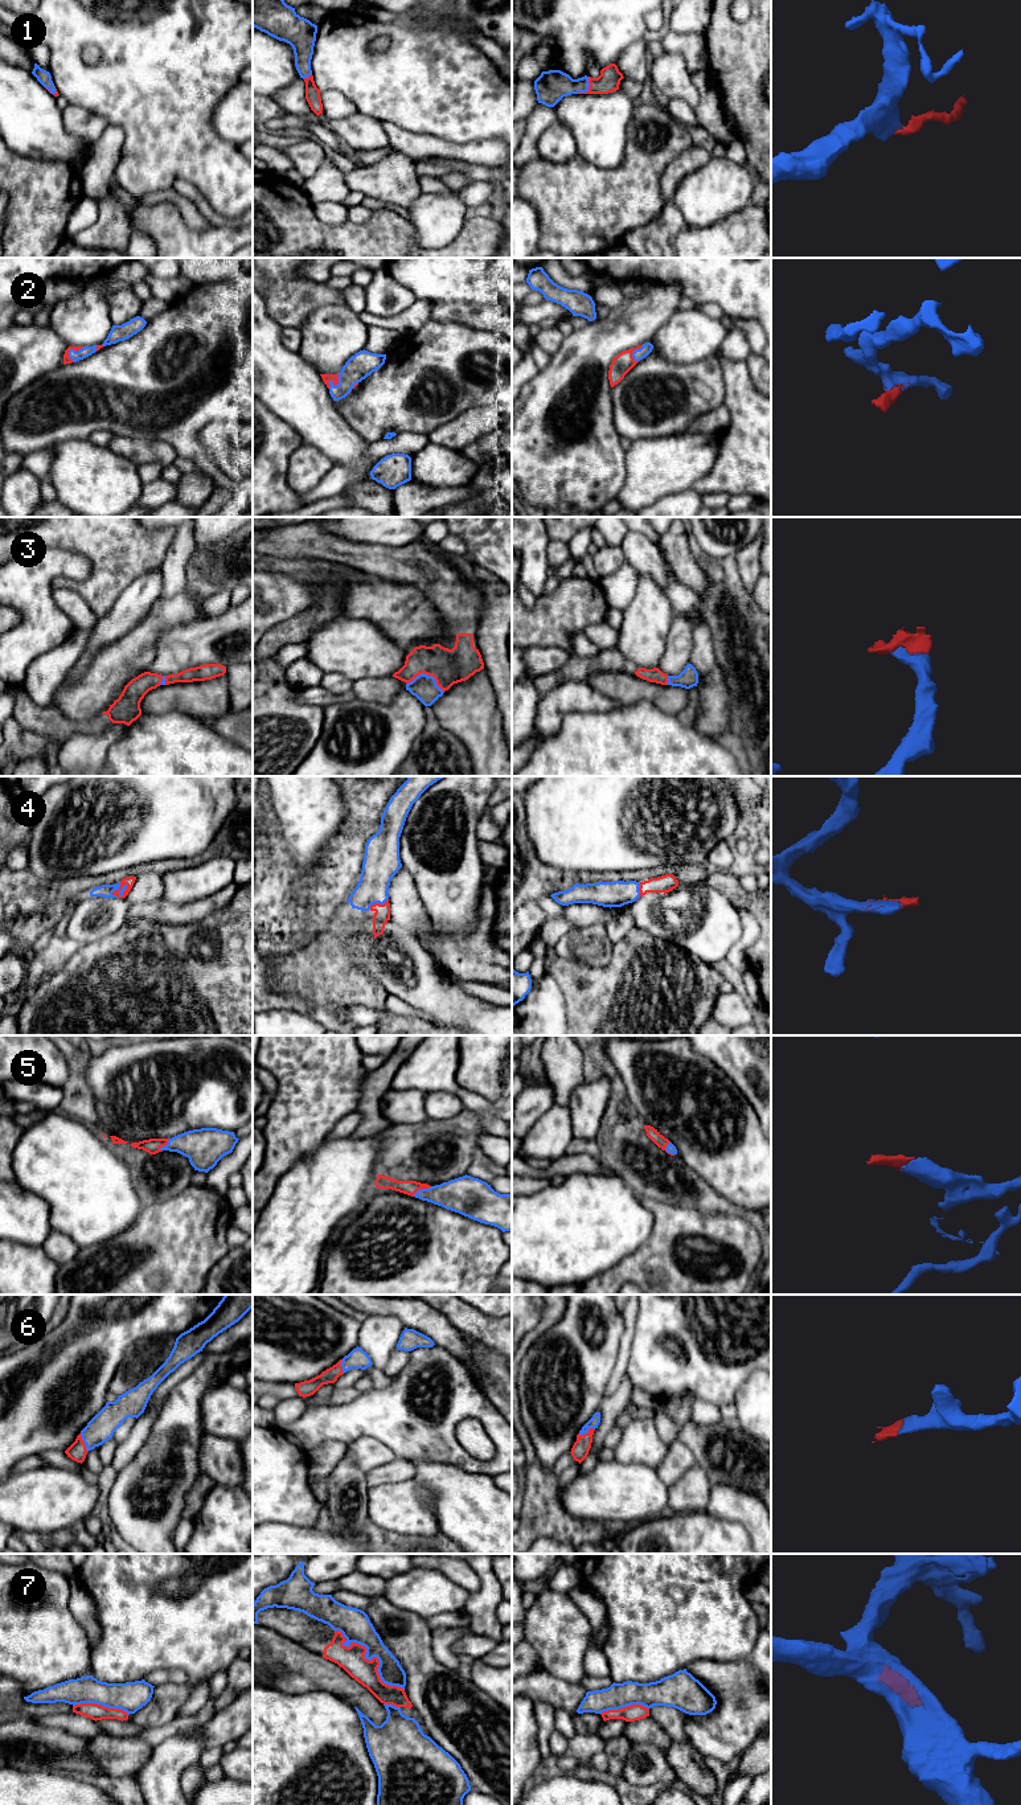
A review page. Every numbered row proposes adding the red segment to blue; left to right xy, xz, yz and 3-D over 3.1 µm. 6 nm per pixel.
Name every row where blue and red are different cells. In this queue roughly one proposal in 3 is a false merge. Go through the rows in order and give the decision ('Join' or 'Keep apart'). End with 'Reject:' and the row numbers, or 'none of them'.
1: Join
2: Join
3: Join
4: Join
5: Join
6: Join
7: Keep apart
Reject: 7

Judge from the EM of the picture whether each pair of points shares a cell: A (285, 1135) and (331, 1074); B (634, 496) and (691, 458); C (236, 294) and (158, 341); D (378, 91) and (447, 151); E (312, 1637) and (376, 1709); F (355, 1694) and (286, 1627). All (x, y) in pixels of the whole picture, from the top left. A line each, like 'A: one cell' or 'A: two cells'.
A: one cell
B: one cell
C: one cell
D: two cells
E: one cell
F: one cell

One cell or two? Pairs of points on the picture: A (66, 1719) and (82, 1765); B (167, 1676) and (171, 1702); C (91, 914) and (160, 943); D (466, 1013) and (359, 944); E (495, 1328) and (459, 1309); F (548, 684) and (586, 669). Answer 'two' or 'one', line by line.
A: one
B: two
C: two
D: one
E: one
F: one

